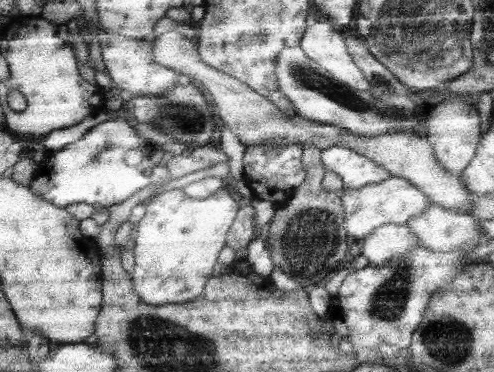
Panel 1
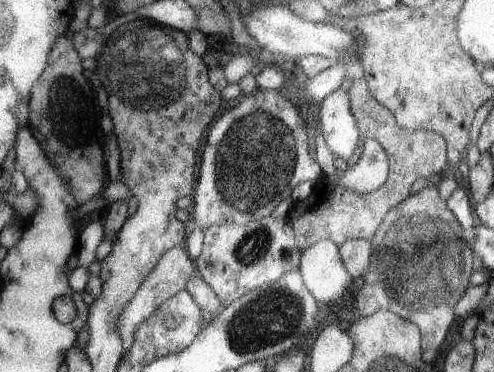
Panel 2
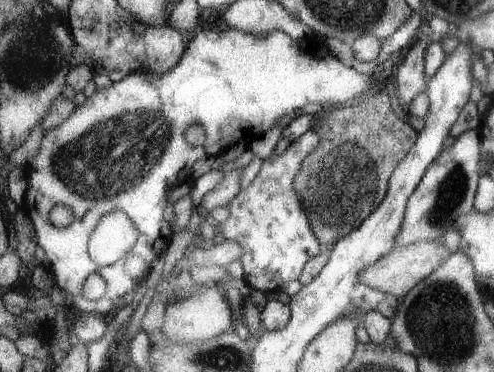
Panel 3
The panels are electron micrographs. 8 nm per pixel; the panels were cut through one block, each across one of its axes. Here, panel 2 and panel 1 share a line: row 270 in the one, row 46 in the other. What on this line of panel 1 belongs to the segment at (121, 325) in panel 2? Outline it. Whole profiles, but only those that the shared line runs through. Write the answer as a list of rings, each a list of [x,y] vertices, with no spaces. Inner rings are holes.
[[[183,28],[157,36],[153,42],[153,56],[157,56],[157,64],[179,72],[179,76],[185,74],[191,78],[191,82],[199,84],[199,88],[203,88],[209,102],[213,104],[215,114],[239,138],[239,142],[243,146],[295,146],[295,144],[305,146],[305,144],[311,144],[311,146],[319,146],[323,152],[329,148],[349,148],[349,150],[373,160],[377,166],[387,170],[391,174],[391,178],[403,178],[403,180],[411,182],[419,192],[423,192],[429,198],[429,202],[433,206],[439,206],[439,208],[445,208],[445,210],[457,212],[457,214],[471,214],[471,202],[467,198],[467,190],[463,188],[463,182],[457,176],[453,176],[441,168],[439,160],[435,160],[435,154],[431,152],[429,142],[423,136],[417,136],[411,132],[395,132],[395,134],[363,138],[363,136],[357,136],[341,126],[313,122],[303,116],[297,116],[297,118],[287,116],[287,112],[279,110],[279,106],[275,106],[275,102],[271,102],[263,94],[255,92],[249,84],[207,66],[201,60],[199,44],[193,42],[191,38],[187,38]]]

